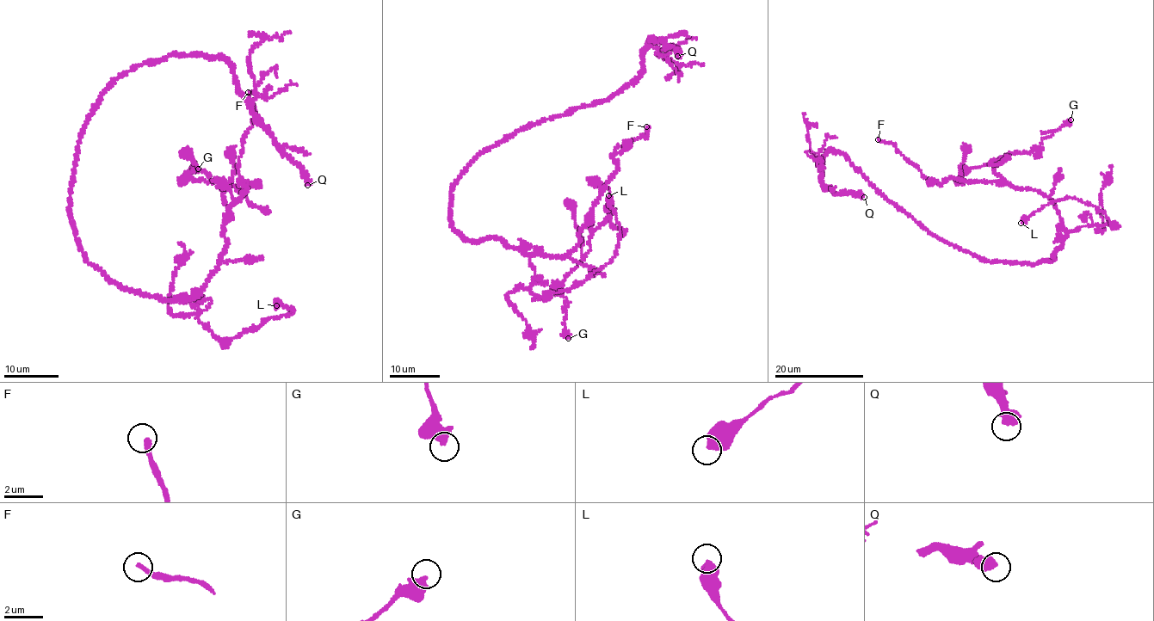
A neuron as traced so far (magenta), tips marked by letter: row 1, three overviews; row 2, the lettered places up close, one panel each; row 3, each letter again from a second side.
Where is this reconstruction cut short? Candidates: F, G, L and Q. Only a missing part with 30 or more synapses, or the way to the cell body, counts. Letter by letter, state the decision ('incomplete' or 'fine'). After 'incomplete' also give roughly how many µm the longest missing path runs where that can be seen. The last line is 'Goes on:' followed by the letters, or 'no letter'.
F: fine
G: fine
L: fine
Q: incomplete | 100 µm
Goes on: Q

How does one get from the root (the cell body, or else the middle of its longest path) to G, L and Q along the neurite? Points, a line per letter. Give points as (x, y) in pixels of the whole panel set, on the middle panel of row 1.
G: (451, 192), (460, 237), (498, 237), (527, 255), (565, 255), (590, 221), (589, 249), (559, 292), (568, 338)
L: (451, 192), (453, 230), (518, 248), (535, 273), (531, 292), (542, 298), (611, 261), (620, 225), (608, 195)
Q: (451, 192), (452, 184), (483, 150), (544, 119), (609, 100), (632, 84), (649, 38), (663, 40), (677, 56)

